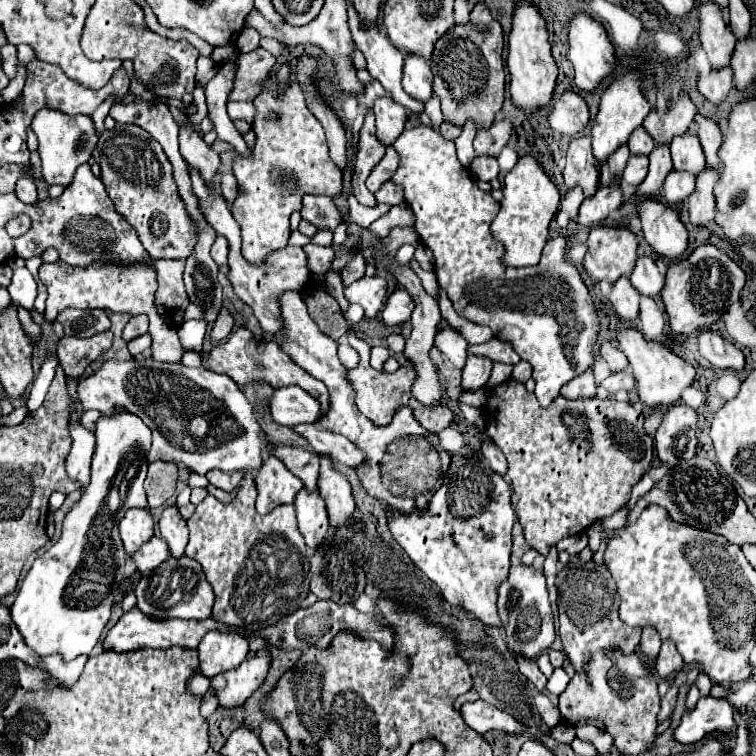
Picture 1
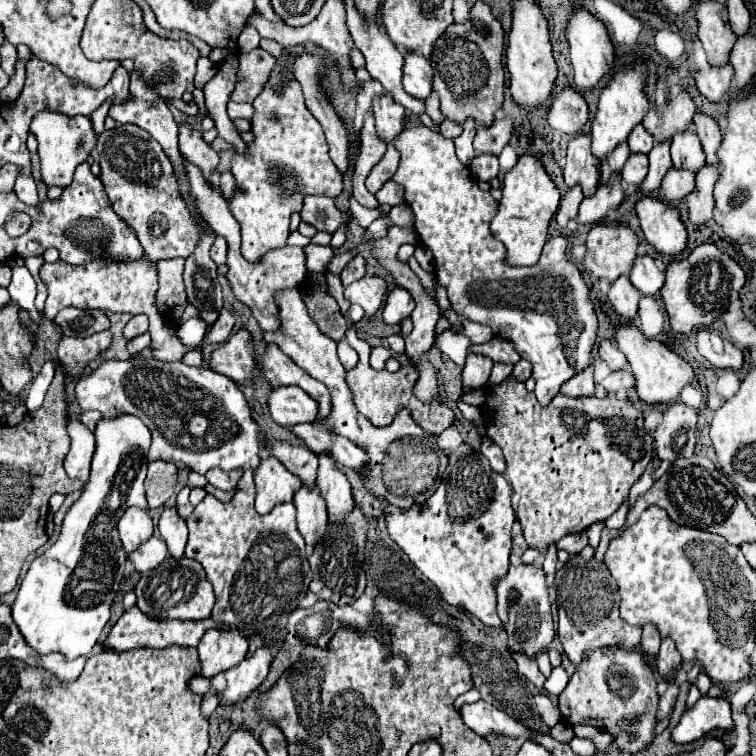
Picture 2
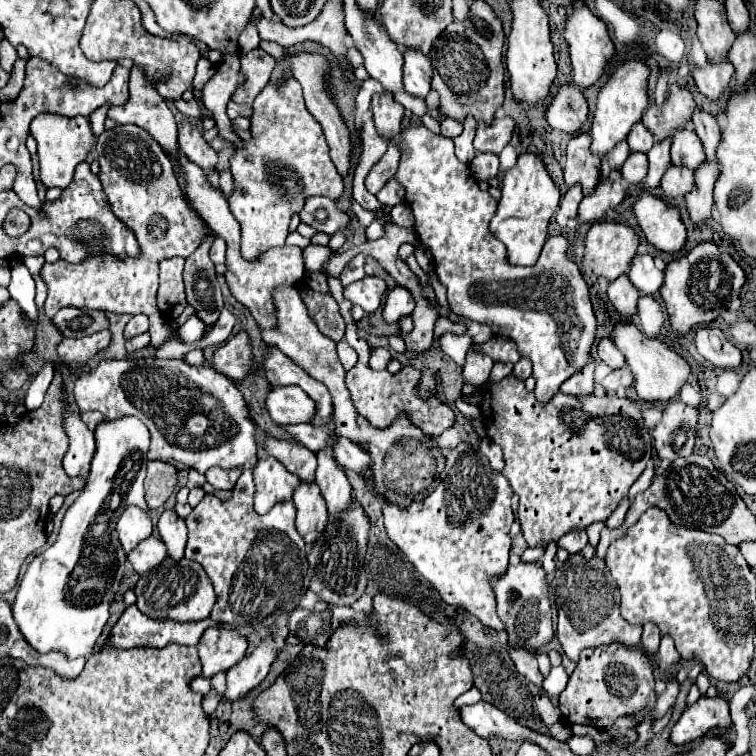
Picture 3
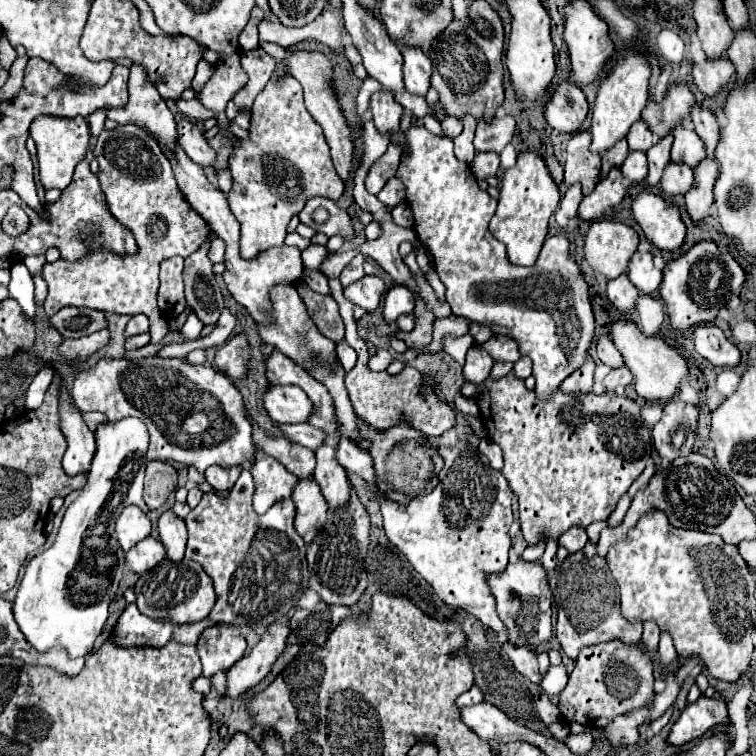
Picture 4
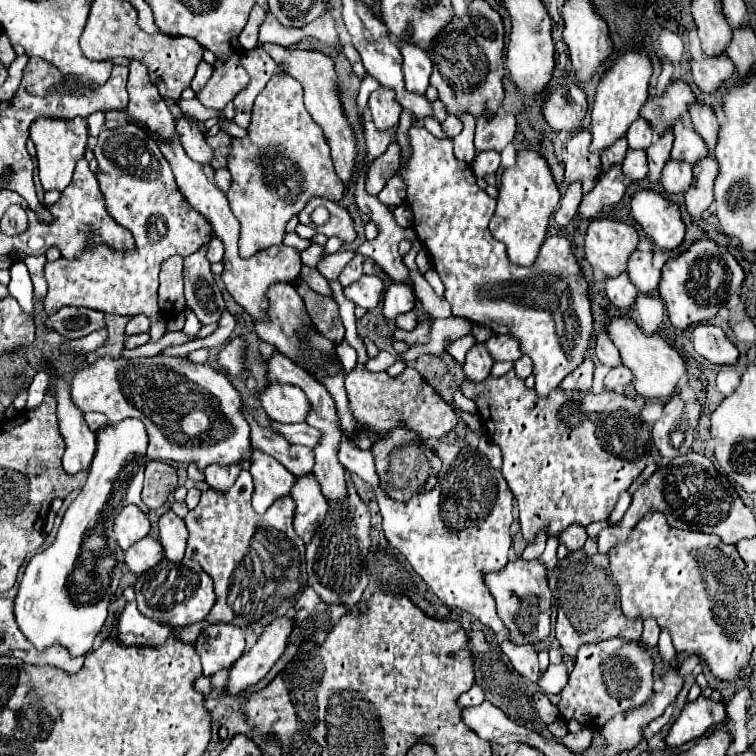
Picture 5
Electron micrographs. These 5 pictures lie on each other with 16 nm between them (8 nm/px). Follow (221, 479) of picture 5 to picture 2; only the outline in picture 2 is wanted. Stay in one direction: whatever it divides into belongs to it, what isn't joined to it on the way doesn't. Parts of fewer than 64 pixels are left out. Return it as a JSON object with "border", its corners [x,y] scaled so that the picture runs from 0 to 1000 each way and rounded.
{"border":[[[280,619],[278,624],[272,624],[272,632],[275,632],[275,638],[278,638],[280,643],[286,643],[286,646],[291,646],[291,648],[302,648],[302,651],[312,646],[317,630],[320,630],[317,622],[296,624],[296,622],[291,622],[291,619]]]}

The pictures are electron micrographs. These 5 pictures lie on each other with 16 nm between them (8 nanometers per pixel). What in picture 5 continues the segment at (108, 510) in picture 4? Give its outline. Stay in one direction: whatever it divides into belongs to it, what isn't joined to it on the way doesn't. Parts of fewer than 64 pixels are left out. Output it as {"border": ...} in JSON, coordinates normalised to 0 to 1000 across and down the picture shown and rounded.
{"border":[[[167,553],[161,558],[135,563],[127,569],[127,587],[130,590],[114,643],[106,648],[103,659],[90,669],[71,720],[61,725],[56,733],[48,733],[37,743],[24,778],[24,788],[19,794],[19,815],[29,839],[50,860],[82,854],[93,862],[95,870],[114,868],[122,860],[122,852],[143,817],[143,799],[148,796],[164,757],[164,730],[153,717],[148,698],[156,677],[169,667],[181,667],[192,680],[197,677],[196,671],[188,664],[188,635],[190,635],[188,622],[193,619],[193,614],[185,606],[193,606],[193,593],[196,593],[196,571],[190,561],[183,553]]]}

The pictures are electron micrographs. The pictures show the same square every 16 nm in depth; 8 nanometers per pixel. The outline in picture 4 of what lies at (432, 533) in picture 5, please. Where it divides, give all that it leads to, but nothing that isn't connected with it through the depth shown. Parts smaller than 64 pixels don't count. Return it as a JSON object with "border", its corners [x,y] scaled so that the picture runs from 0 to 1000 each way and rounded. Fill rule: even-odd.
{"border":[[[450,579],[450,587],[444,590],[444,606],[447,611],[458,619],[471,624],[476,632],[481,632],[484,638],[495,640],[495,622],[492,622],[492,606],[487,601],[487,595],[474,593],[466,582],[460,579]],[[608,585],[601,593],[579,590],[582,603],[587,606],[587,622],[579,627],[579,643],[558,656],[542,661],[540,669],[516,664],[505,653],[500,653],[505,667],[505,683],[508,683],[508,701],[516,717],[537,733],[540,743],[548,749],[550,757],[571,775],[571,780],[582,788],[587,799],[611,804],[622,812],[627,812],[640,828],[664,836],[667,825],[656,812],[656,794],[646,778],[646,762],[651,757],[667,757],[672,749],[672,730],[675,730],[675,693],[680,688],[677,683],[677,648],[669,638],[669,632],[651,622],[646,614],[646,606],[638,603],[630,593],[624,593],[619,585]]]}

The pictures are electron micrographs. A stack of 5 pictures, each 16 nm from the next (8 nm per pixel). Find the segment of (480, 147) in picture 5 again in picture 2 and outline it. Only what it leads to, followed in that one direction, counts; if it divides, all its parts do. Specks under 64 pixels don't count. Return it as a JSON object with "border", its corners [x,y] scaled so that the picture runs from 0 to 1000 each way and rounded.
{"border":[[[675,156],[653,159],[653,164],[648,169],[635,167],[630,175],[630,183],[627,183],[630,204],[659,206],[664,201],[664,196],[672,190],[675,177],[677,177],[677,159]]]}

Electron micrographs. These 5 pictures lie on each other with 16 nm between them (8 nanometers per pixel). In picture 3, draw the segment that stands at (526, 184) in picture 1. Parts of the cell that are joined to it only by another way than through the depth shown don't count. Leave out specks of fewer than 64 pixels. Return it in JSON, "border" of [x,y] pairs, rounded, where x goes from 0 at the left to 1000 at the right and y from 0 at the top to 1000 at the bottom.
{"border":[[[706,204],[685,206],[683,220],[667,230],[661,251],[664,262],[659,267],[659,280],[648,294],[648,307],[669,325],[672,349],[706,352],[725,312],[725,294],[738,275],[741,254],[725,233],[717,212]]]}

